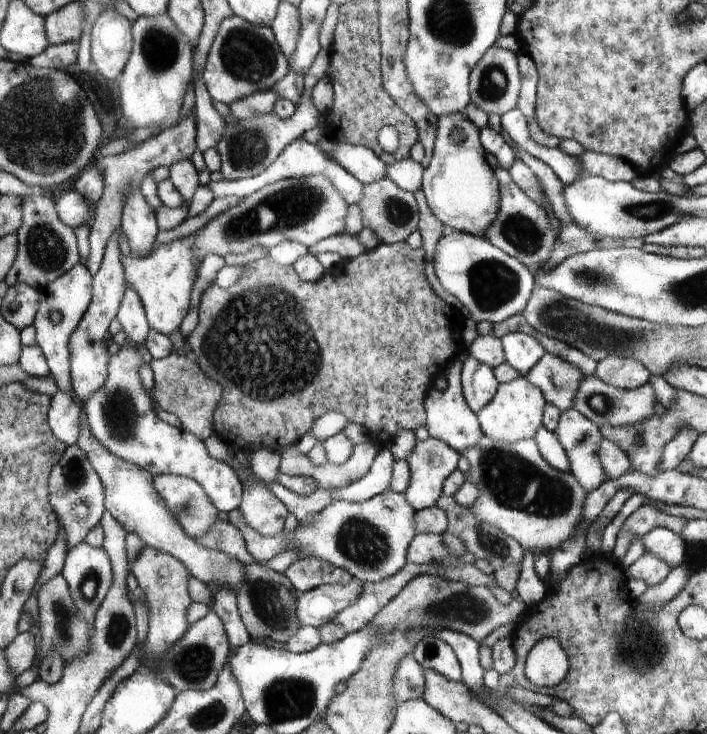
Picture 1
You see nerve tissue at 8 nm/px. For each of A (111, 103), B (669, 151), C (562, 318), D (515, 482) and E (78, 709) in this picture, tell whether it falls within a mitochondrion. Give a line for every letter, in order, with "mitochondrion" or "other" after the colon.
A: other
B: other
C: mitochondrion
D: mitochondrion
E: other

